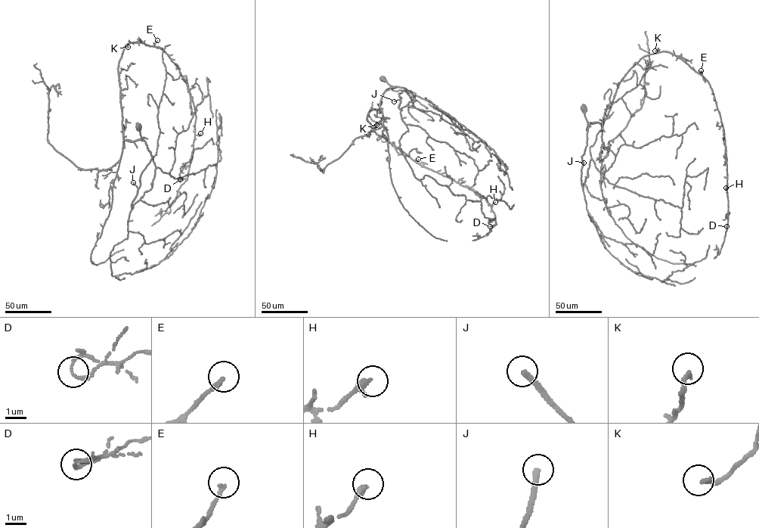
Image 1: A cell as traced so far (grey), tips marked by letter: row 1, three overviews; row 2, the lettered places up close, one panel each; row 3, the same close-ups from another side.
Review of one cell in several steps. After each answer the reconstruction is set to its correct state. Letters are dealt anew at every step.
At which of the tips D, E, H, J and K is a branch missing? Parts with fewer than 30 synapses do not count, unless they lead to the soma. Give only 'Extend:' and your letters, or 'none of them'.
Extend: J

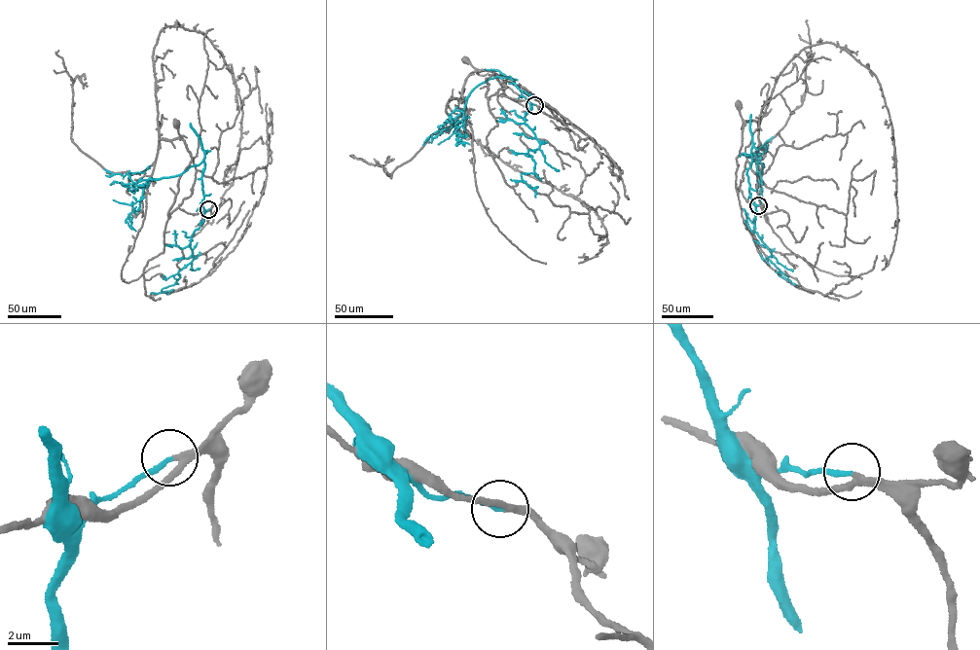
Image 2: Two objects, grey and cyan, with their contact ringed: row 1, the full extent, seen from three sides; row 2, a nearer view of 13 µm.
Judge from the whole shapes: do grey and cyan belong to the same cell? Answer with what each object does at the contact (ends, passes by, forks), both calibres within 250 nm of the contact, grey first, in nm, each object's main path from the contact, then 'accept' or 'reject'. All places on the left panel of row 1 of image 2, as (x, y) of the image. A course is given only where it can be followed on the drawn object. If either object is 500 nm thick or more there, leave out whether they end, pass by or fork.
grey passes by; cyan ends; calibres 240 and 170 nm; course grey (209, 209), (193, 214), (176, 208), (169, 217), (168, 211), (177, 192), (179, 178), (192, 160), (176, 124); course cyan (208, 209), (204, 211), (201, 202), (203, 161), (182, 173), (146, 181), (139, 208), (126, 220), (135, 231); reject

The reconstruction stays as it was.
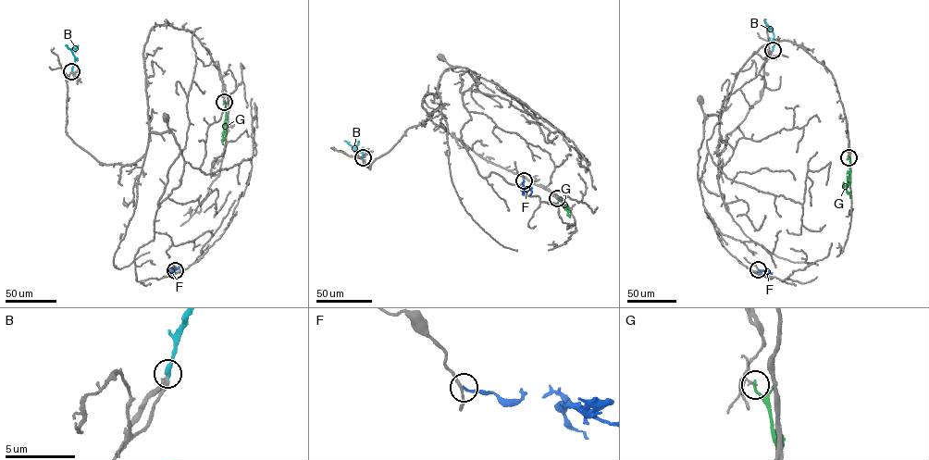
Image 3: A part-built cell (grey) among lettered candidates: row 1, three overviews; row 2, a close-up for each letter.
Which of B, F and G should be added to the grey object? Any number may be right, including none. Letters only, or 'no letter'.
B

